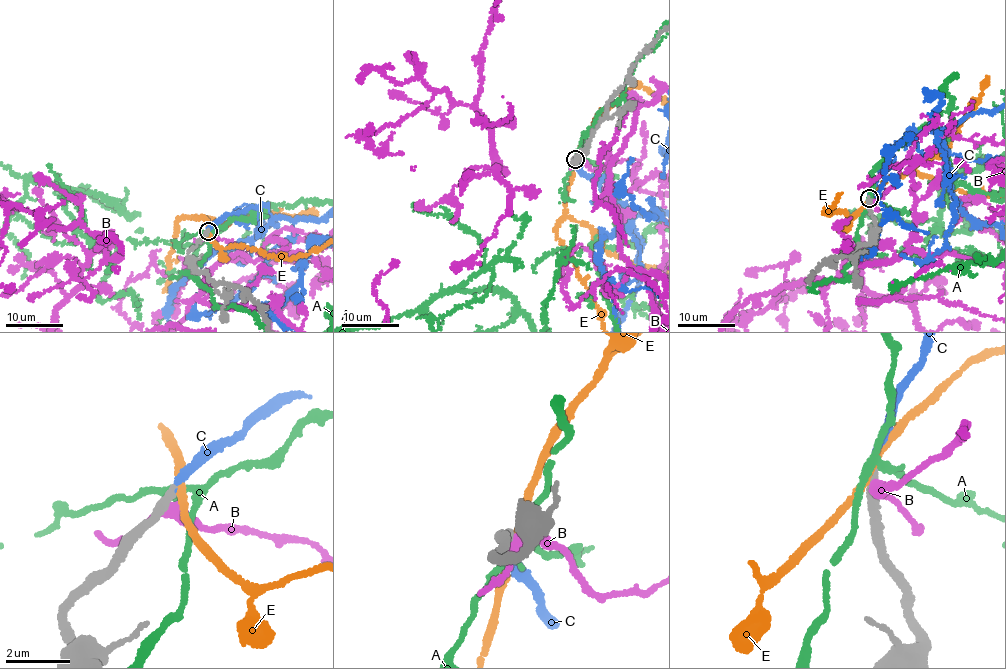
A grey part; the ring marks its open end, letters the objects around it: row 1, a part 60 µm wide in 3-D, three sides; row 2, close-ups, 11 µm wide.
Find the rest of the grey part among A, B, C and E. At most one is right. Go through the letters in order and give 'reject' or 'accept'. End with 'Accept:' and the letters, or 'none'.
A: reject
B: reject
C: accept
E: reject
Accept: C

